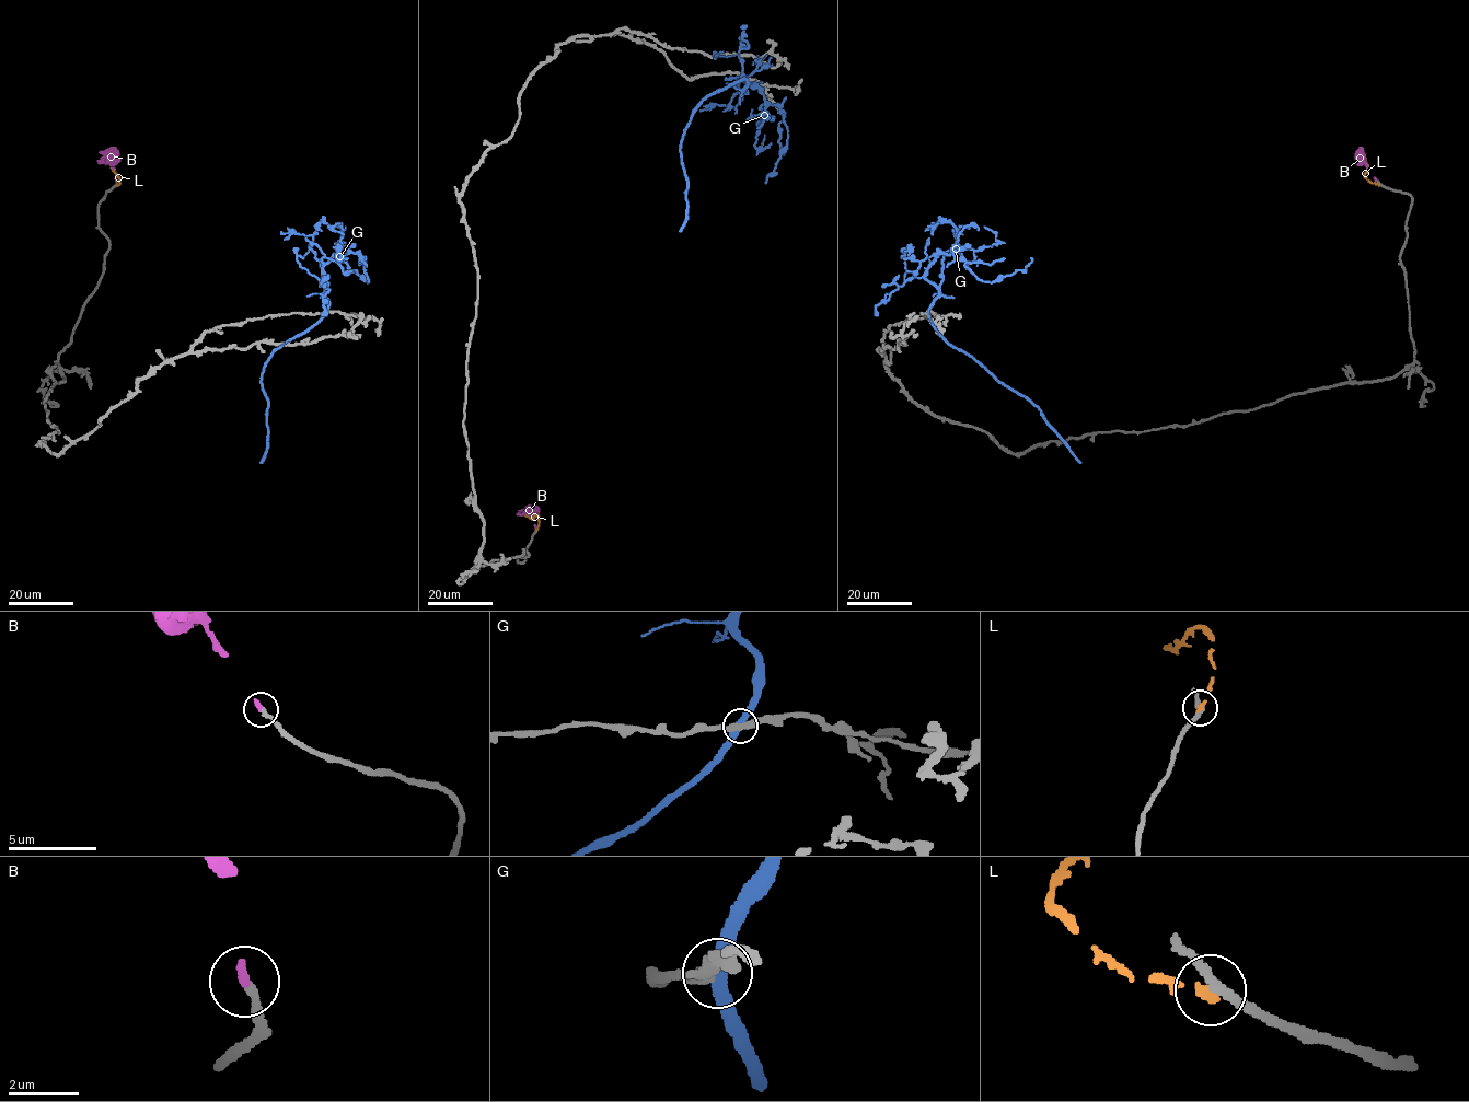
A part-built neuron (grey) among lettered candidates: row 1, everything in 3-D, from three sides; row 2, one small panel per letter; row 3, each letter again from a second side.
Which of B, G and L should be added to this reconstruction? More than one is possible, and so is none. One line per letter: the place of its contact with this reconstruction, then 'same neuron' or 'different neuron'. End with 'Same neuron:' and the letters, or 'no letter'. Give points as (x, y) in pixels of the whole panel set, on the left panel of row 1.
B: meets grey at (115, 180); same neuron
G: meets grey at (325, 313); different neuron
L: meets grey at (117, 184); different neuron
Same neuron: B

